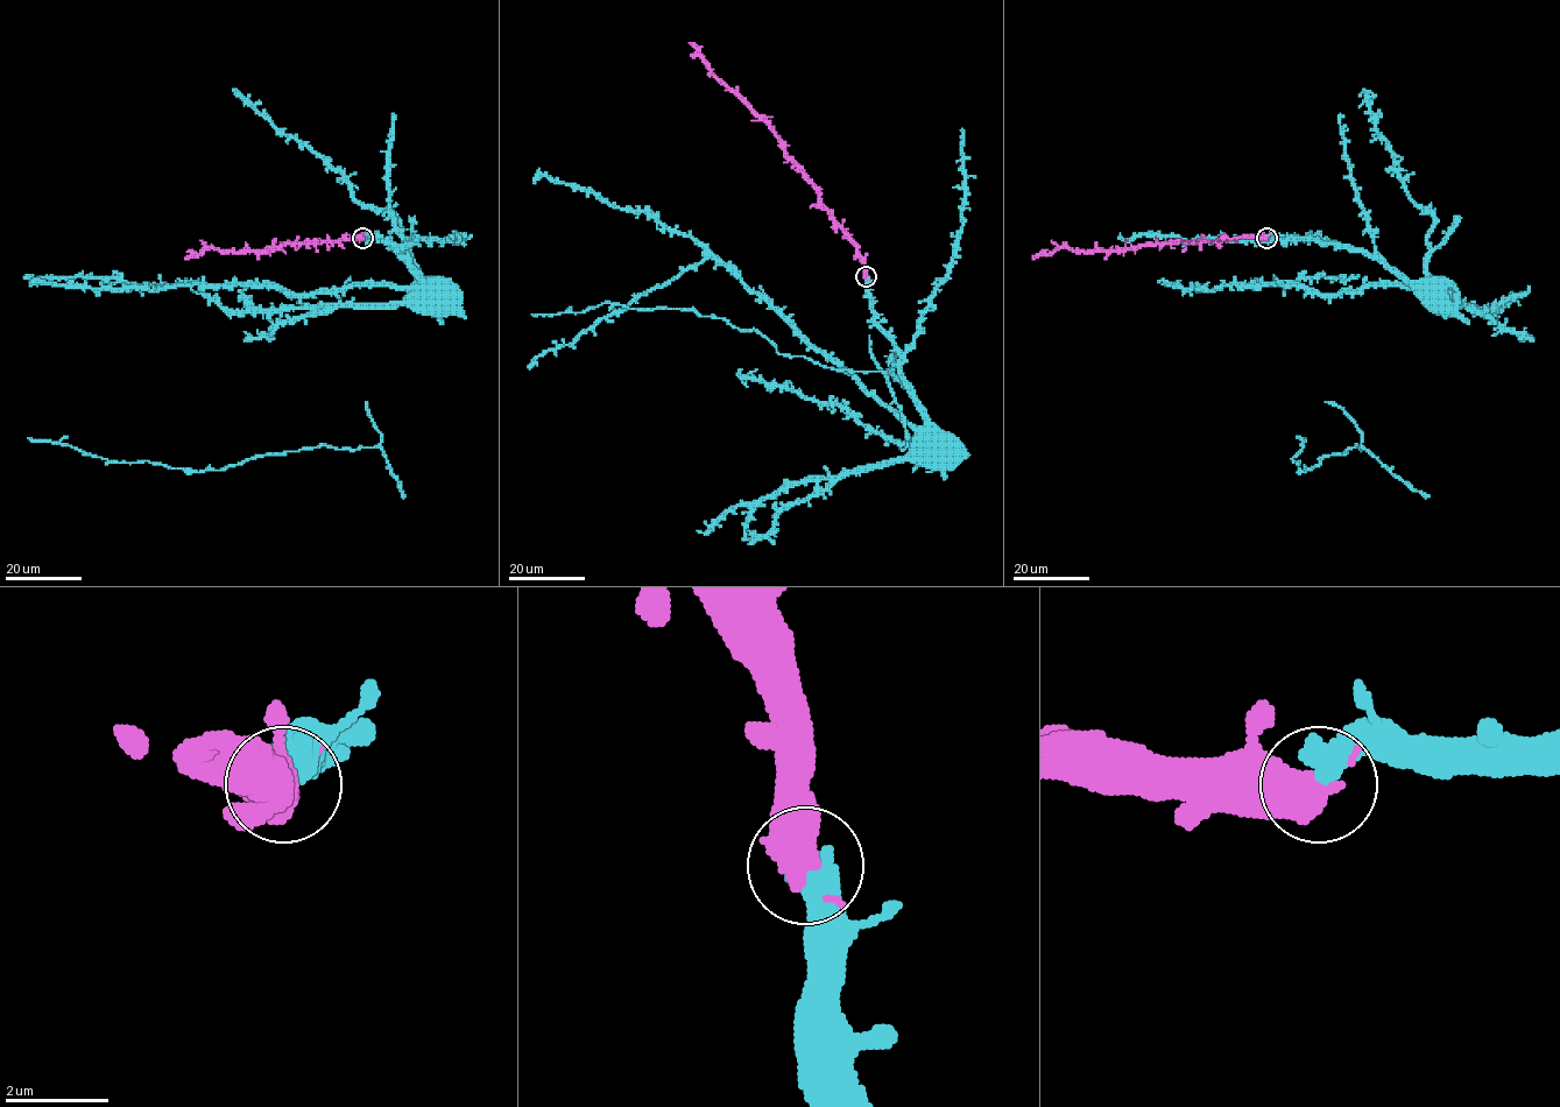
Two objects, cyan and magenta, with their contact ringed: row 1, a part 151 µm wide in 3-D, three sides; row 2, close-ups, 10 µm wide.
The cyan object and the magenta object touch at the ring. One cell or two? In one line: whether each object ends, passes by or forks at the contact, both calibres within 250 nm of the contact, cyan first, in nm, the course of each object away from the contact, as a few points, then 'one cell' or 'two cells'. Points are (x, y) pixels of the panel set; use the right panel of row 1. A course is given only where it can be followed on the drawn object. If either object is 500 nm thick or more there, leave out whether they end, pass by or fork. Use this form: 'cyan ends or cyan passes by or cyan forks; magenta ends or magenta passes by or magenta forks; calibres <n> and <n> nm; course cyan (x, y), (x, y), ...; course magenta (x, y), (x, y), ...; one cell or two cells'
calibres 550 and 650 nm; course cyan (1266, 238), (1317, 237), (1362, 248), (1381, 256), (1423, 290); course magenta (1266, 238), (1146, 244), (1122, 249), (1073, 251), (1061, 247), (1032, 259); one cell

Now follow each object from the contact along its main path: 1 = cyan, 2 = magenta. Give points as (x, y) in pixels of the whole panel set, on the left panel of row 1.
1: (361, 238), (382, 238), (395, 246), (421, 280), (417, 290)
2: (361, 238), (284, 244), (270, 249), (219, 251), (207, 247), (185, 259)

